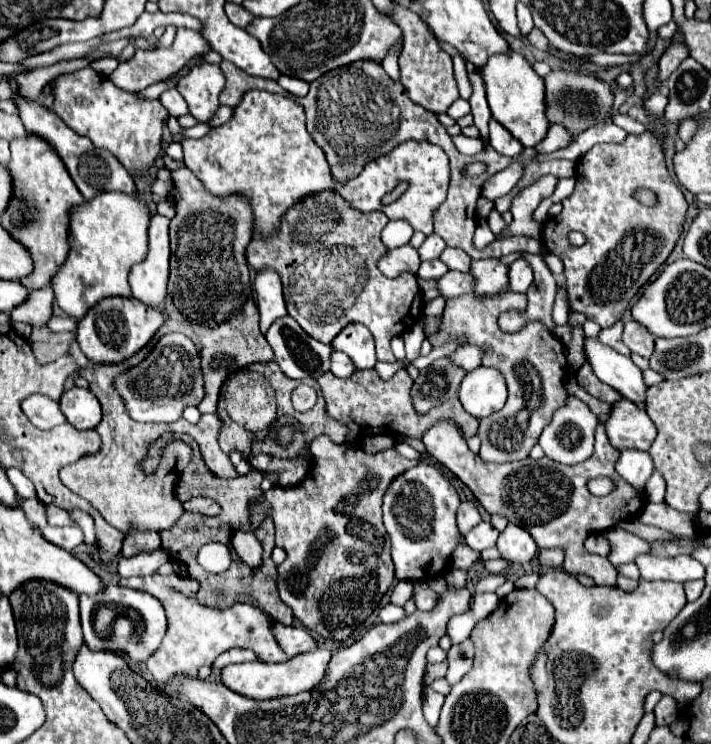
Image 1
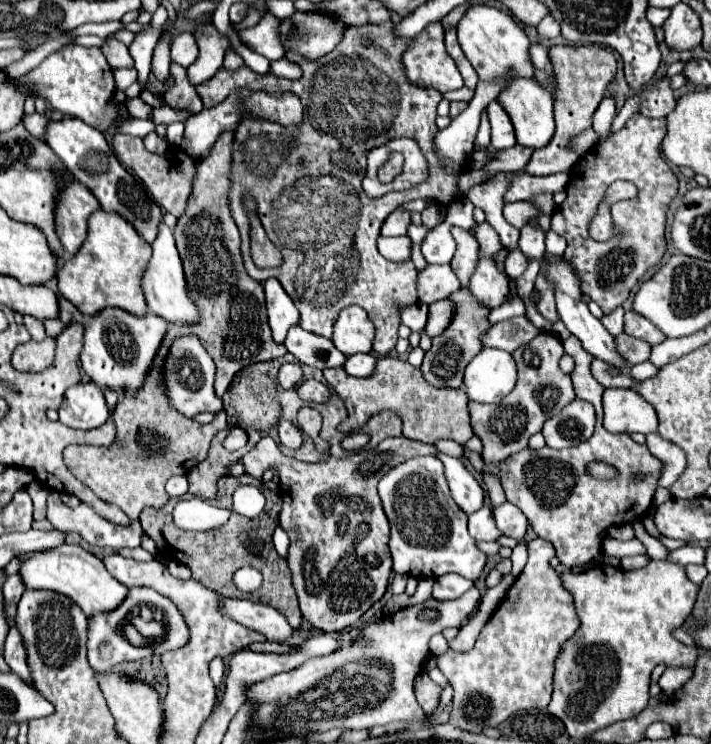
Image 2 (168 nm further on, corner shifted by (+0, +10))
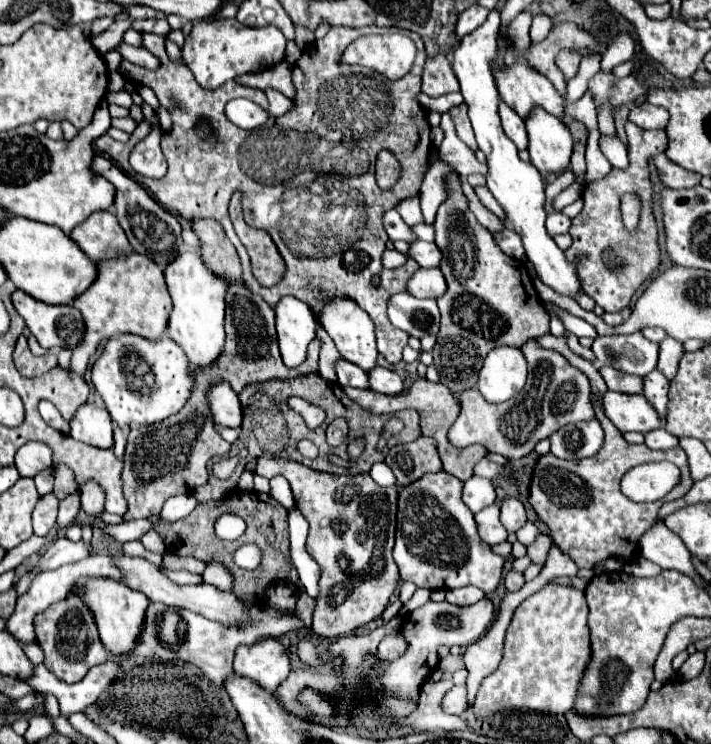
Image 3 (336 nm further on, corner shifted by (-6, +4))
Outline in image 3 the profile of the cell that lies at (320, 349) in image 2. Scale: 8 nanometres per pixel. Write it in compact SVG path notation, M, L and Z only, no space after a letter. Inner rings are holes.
M339 359L335 363L335 371L337 371L337 383L339 385L349 385L349 387L361 387L361 389L367 389L367 373L361 369L361 367L355 367L353 363L345 361L345 359Z

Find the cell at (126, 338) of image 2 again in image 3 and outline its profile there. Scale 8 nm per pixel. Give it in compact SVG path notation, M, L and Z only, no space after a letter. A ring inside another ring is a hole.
M117 335L111 337L91 367L91 381L99 395L105 401L105 407L113 421L121 427L125 425L143 425L143 423L157 423L163 421L165 417L173 415L179 411L179 407L185 405L191 393L191 369L187 363L187 355L183 355L183 349L167 335L161 339L143 339L137 335Z

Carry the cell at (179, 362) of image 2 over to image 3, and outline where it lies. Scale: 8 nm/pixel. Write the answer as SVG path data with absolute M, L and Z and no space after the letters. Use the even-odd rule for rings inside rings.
M227 381L213 383L207 391L207 403L211 407L213 421L223 427L239 427L241 425L241 405L237 393L231 389Z

